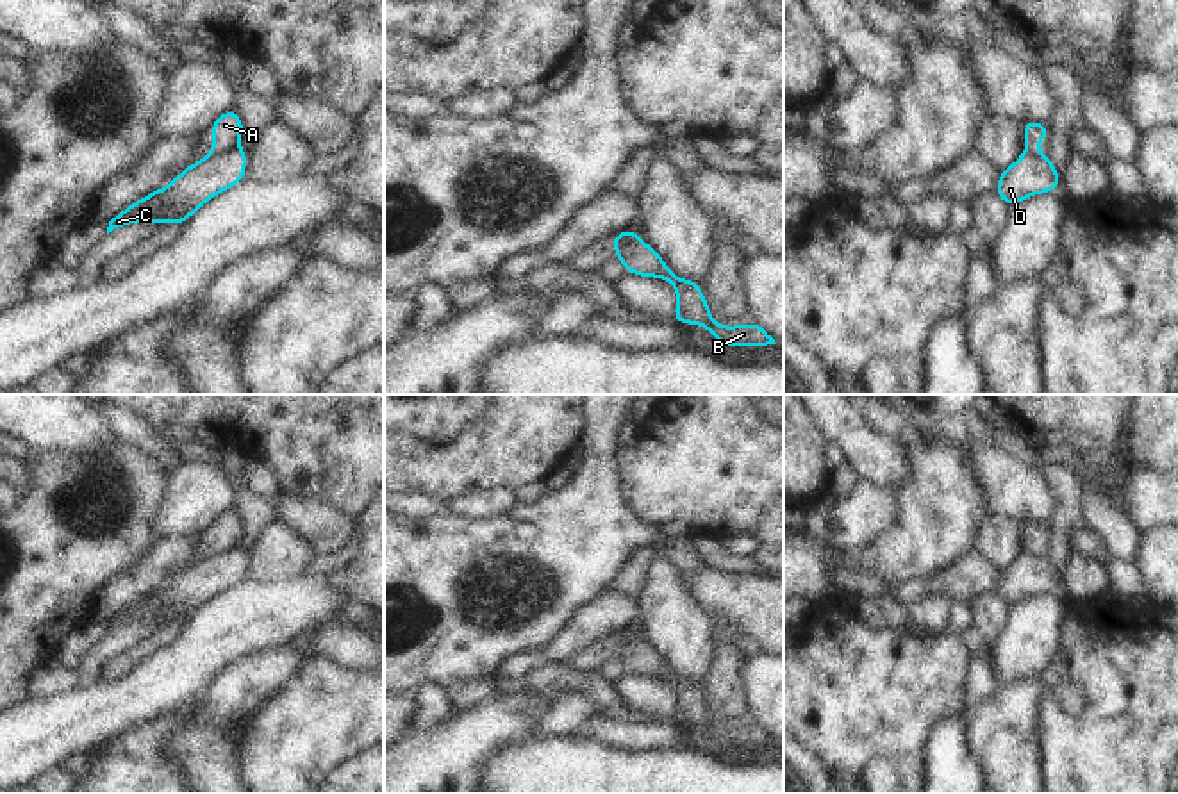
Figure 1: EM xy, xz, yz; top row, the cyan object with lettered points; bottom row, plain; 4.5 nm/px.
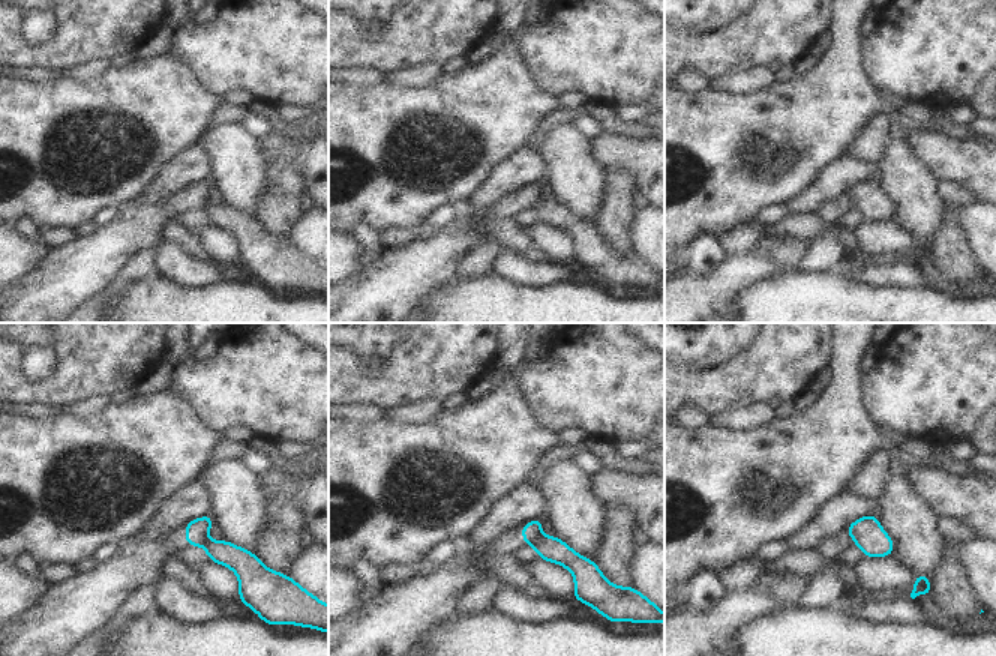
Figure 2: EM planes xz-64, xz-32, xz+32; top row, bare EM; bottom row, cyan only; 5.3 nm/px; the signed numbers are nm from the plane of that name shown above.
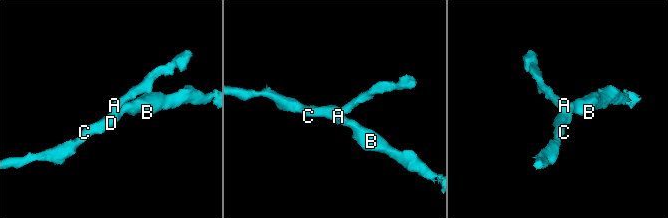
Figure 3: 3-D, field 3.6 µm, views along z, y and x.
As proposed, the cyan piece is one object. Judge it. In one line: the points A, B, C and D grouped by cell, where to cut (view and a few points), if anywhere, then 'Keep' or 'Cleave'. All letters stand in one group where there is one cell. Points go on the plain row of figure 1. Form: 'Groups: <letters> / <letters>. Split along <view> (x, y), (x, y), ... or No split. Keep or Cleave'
Groups: A / B C D. Split along xy (234, 545), (223, 552), (215, 552). Cleave.

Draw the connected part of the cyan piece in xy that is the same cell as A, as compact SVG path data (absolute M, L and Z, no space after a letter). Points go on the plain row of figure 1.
M232 509L218 516L212 523L212 548L216 553L232 550L243 535L243 521Z

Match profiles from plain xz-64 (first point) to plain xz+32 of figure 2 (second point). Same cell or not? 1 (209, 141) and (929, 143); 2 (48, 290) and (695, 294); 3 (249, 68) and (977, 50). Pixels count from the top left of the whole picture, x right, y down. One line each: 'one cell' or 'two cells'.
1: two cells
2: one cell
3: one cell

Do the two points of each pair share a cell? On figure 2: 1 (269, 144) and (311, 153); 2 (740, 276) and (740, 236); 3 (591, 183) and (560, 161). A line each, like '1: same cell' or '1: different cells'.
1: same cell
2: different cells
3: same cell

